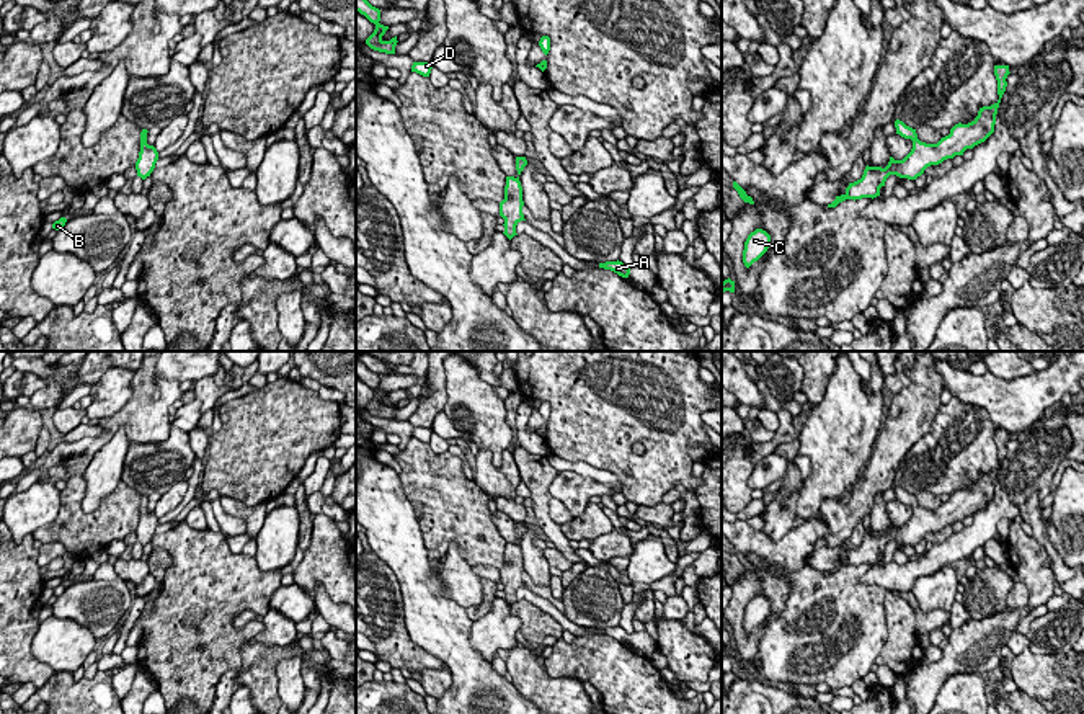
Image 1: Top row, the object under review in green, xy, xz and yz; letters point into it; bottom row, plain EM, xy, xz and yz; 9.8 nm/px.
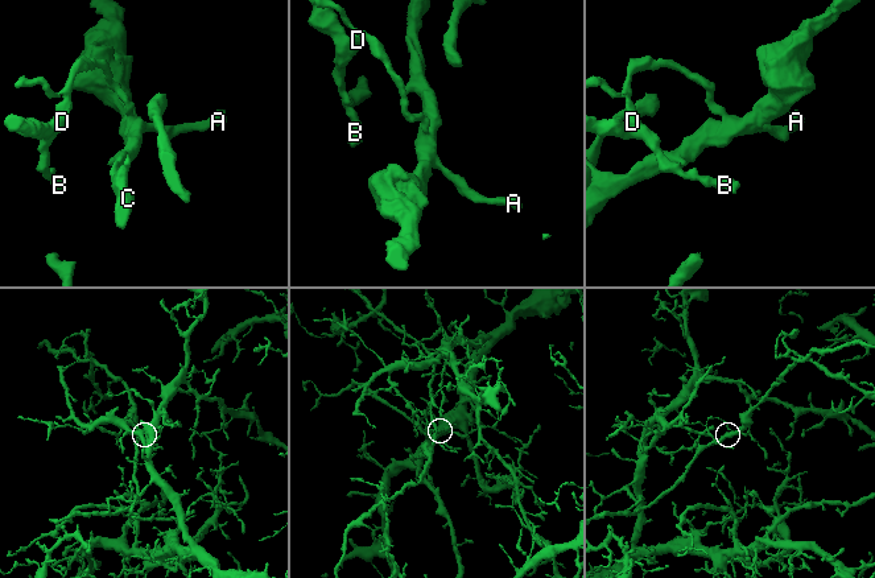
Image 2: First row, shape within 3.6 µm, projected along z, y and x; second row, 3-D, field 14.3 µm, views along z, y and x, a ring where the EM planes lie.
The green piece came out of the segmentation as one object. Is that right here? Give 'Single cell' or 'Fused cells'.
Fused cells

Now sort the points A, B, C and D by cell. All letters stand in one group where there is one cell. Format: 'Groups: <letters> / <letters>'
Groups: A C / B D

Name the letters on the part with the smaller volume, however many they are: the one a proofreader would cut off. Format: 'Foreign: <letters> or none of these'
Foreign: A, C

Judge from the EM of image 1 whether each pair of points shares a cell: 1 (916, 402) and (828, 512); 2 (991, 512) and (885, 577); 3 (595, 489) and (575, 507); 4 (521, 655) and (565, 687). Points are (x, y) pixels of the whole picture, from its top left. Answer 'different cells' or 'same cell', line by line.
1: same cell
2: same cell
3: same cell
4: same cell

